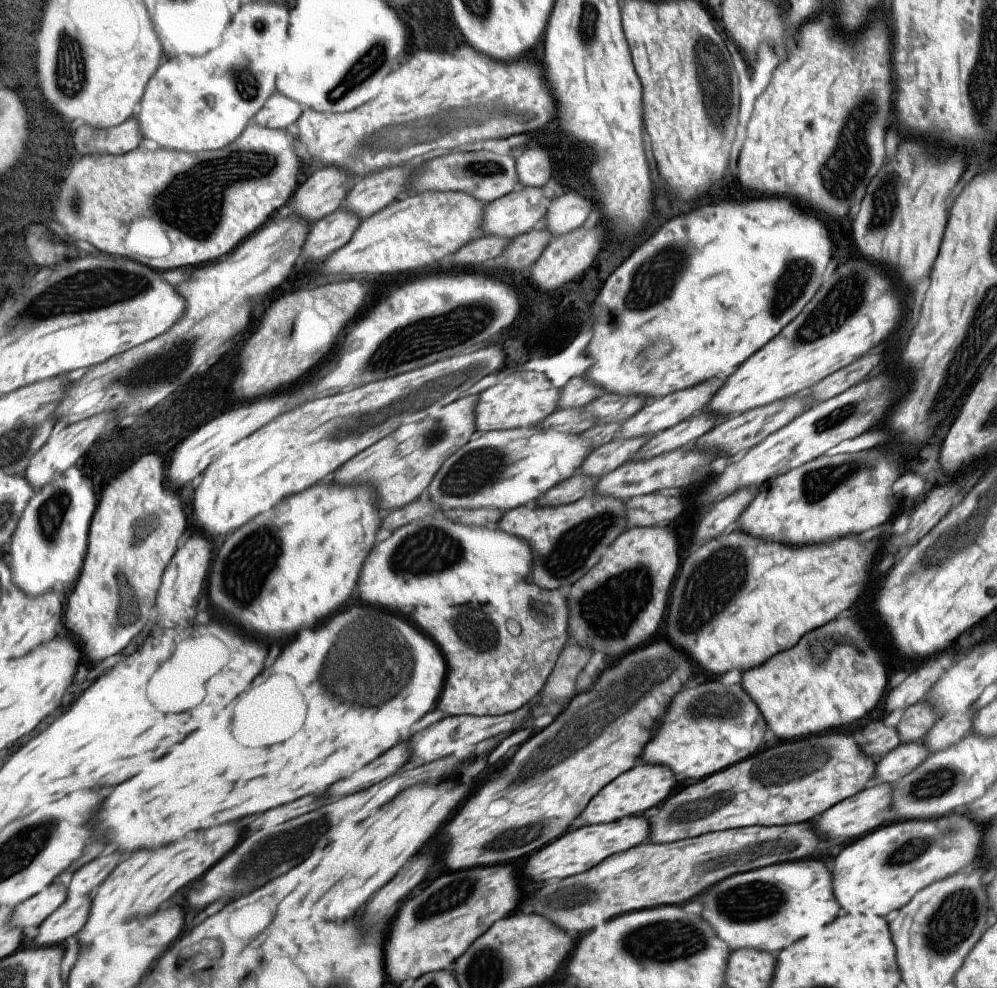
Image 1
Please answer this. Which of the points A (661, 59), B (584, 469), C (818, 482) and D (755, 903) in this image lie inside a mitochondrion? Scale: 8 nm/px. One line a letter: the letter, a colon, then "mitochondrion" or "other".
A: other
B: other
C: mitochondrion
D: mitochondrion

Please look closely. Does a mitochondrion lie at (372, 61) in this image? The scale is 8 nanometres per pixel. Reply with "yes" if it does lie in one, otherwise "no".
yes

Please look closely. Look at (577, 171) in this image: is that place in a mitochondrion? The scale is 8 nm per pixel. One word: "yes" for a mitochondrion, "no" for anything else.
yes

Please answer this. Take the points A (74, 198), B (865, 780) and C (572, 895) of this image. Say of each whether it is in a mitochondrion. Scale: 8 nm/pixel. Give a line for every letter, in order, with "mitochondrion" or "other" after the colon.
A: mitochondrion
B: other
C: mitochondrion

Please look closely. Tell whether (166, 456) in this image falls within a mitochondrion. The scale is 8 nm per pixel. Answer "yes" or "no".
no

